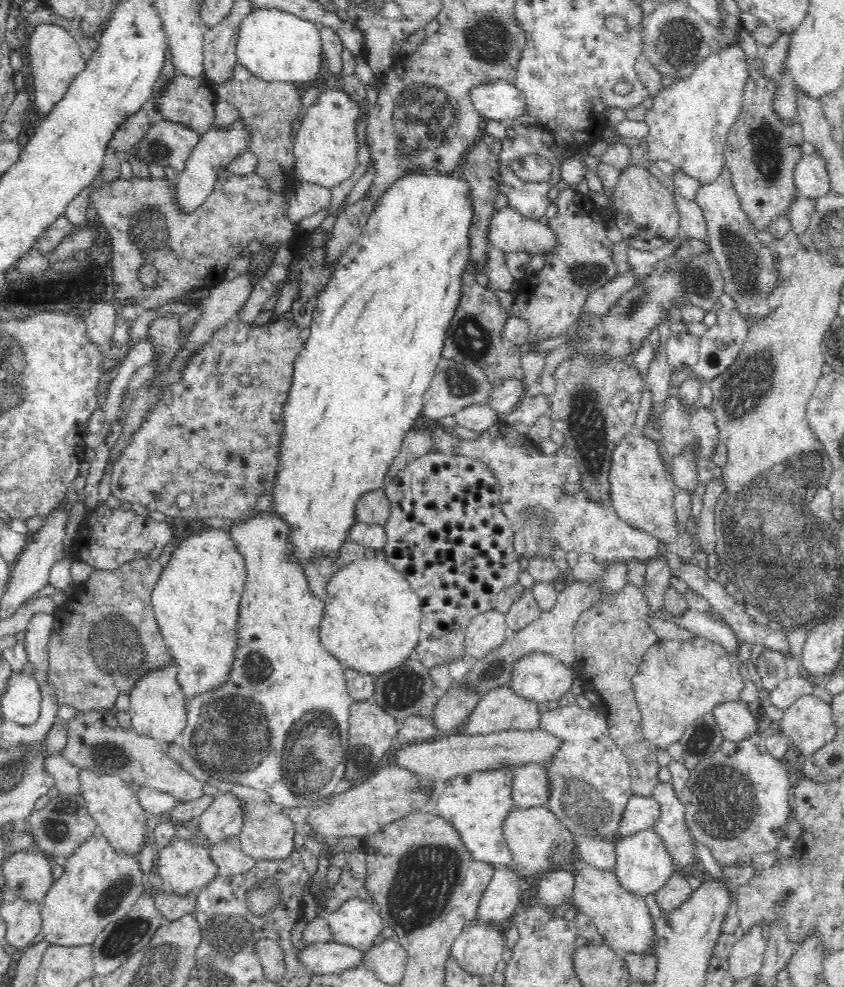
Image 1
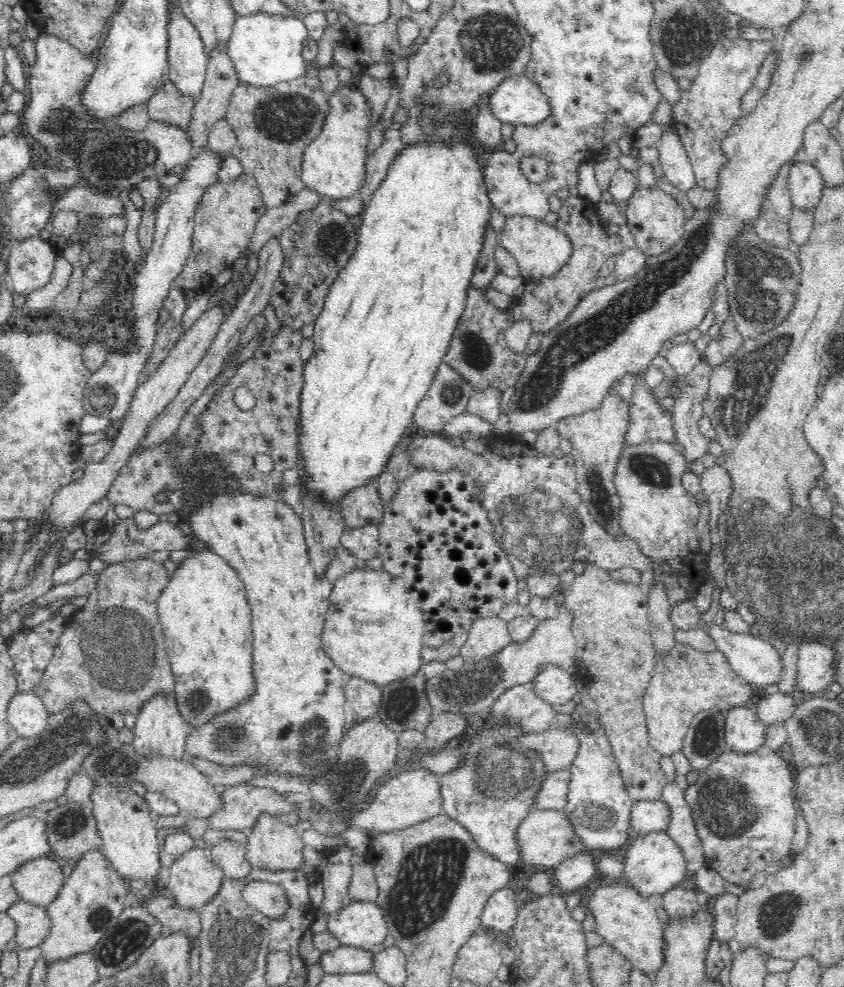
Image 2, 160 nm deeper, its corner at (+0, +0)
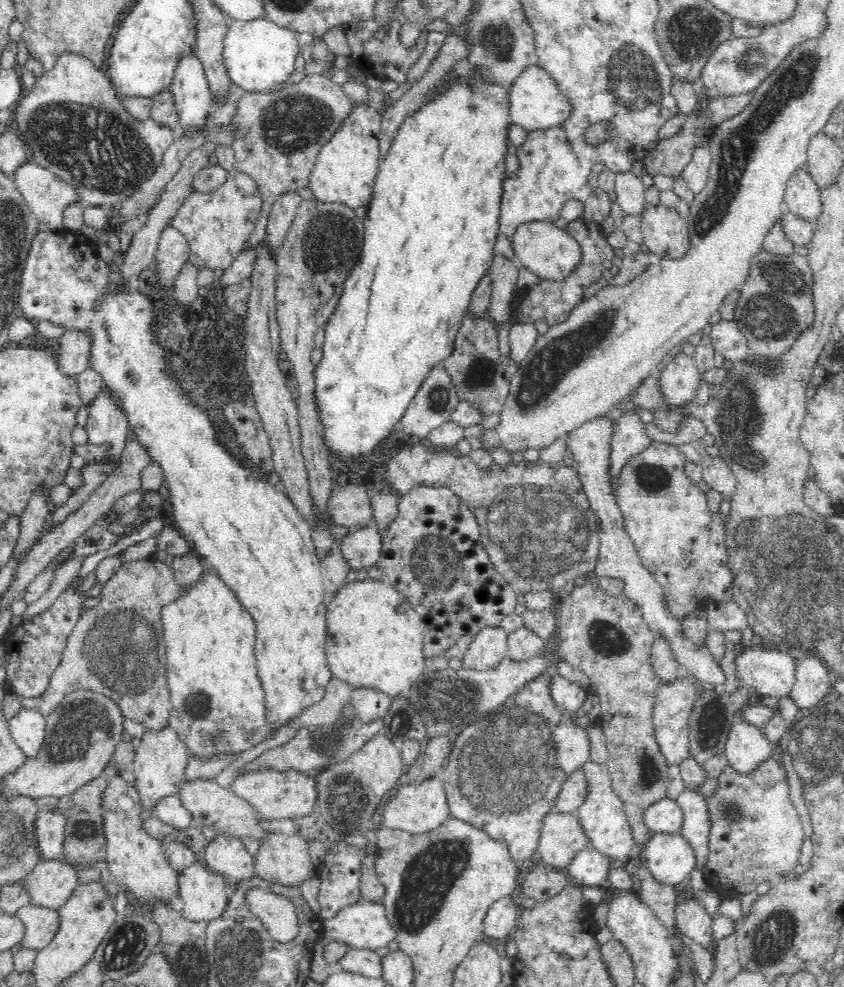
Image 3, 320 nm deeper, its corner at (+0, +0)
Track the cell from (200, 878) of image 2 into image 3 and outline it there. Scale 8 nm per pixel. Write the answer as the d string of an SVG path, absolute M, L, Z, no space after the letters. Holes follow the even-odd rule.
M200 862L178 873L178 893L182 898L182 916L191 922L210 922L224 912L230 891L227 879Z

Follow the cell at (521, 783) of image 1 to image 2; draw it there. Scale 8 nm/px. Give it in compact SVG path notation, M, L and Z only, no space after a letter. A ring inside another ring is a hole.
M568 769L545 771L533 796L533 808L562 811L567 803L568 781Z

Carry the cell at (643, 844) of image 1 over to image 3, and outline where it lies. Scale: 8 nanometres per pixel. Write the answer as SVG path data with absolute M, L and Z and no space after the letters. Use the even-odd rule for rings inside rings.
M651 833L639 852L644 869L658 884L675 887L694 871L694 850L679 834Z

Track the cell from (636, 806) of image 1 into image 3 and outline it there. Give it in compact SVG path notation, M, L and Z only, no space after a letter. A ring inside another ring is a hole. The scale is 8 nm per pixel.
M664 798L650 803L650 806L643 810L640 818L651 833L678 834L682 815L681 808L675 800Z

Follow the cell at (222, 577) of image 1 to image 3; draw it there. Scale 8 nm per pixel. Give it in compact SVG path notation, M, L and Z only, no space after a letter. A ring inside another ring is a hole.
M202 562L195 581L181 588L172 602L161 606L160 616L168 665L168 690L172 693L173 709L169 712L168 724L176 729L187 750L196 754L248 750L270 737L271 730L265 720L264 691L257 675L255 622L216 569Z

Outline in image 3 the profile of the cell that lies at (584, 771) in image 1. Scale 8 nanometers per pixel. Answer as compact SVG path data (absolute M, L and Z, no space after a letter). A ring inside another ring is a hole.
M588 760L581 766L585 778L585 799L575 814L578 816L579 825L589 839L589 846L598 853L608 857L611 861L626 861L631 857L633 847L636 845L632 835L632 826L623 815L624 802L620 800L614 790L613 780L606 763Z

